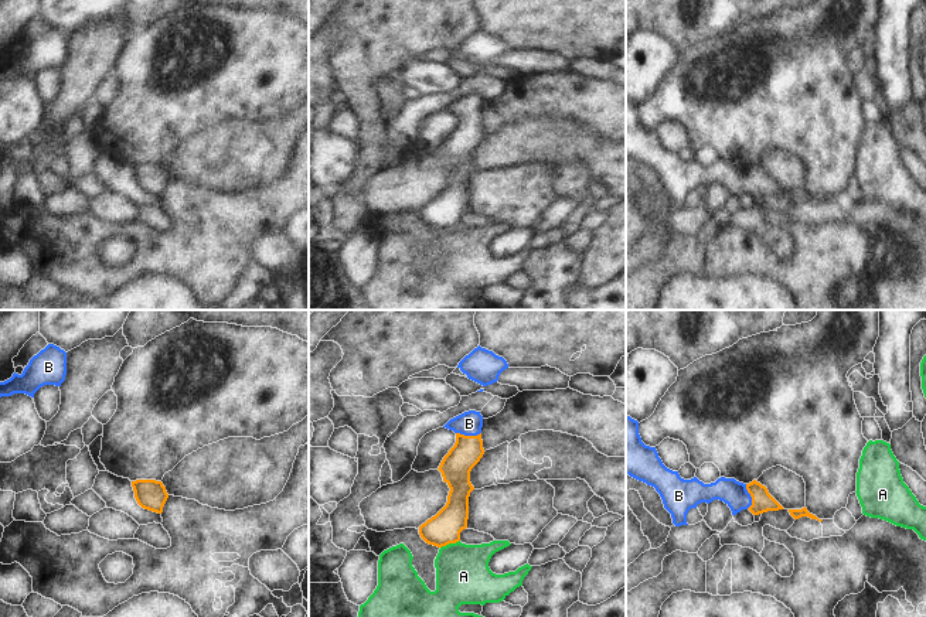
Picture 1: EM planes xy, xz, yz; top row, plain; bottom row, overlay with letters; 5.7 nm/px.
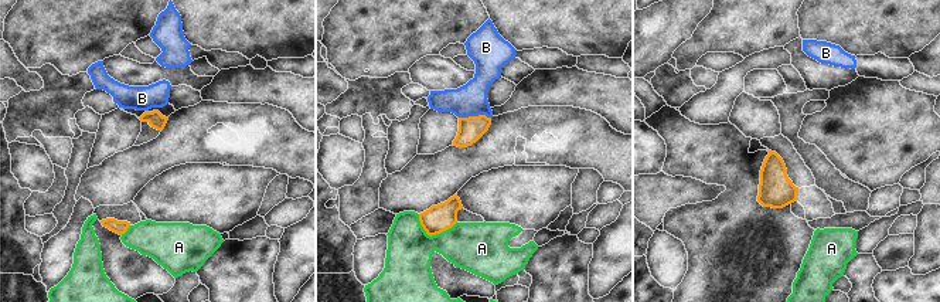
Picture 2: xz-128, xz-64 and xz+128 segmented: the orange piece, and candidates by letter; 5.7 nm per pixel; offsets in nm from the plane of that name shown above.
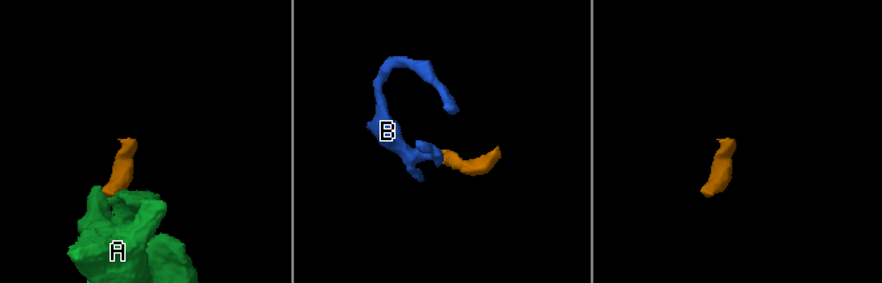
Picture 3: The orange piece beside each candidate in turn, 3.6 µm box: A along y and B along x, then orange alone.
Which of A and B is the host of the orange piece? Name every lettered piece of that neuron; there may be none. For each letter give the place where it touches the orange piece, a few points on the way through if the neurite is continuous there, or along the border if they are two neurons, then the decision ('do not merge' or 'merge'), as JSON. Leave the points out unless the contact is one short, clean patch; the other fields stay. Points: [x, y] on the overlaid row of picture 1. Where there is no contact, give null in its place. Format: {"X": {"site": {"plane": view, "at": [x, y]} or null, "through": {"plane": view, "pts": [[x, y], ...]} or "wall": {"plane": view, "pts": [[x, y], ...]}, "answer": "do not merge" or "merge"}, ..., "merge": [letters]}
{"A": {"site": {"plane": "xz", "at": [449, 542]}, "wall": {"plane": "xz", "pts": [[459, 539], [441, 548]]}, "answer": "do not merge"}, "B": {"site": {"plane": "xz", "at": [469, 436]}, "through": {"plane": "xz", "pts": [[467, 450], [469, 436], [469, 423]]}, "answer": "merge"}, "merge": ["B"]}

